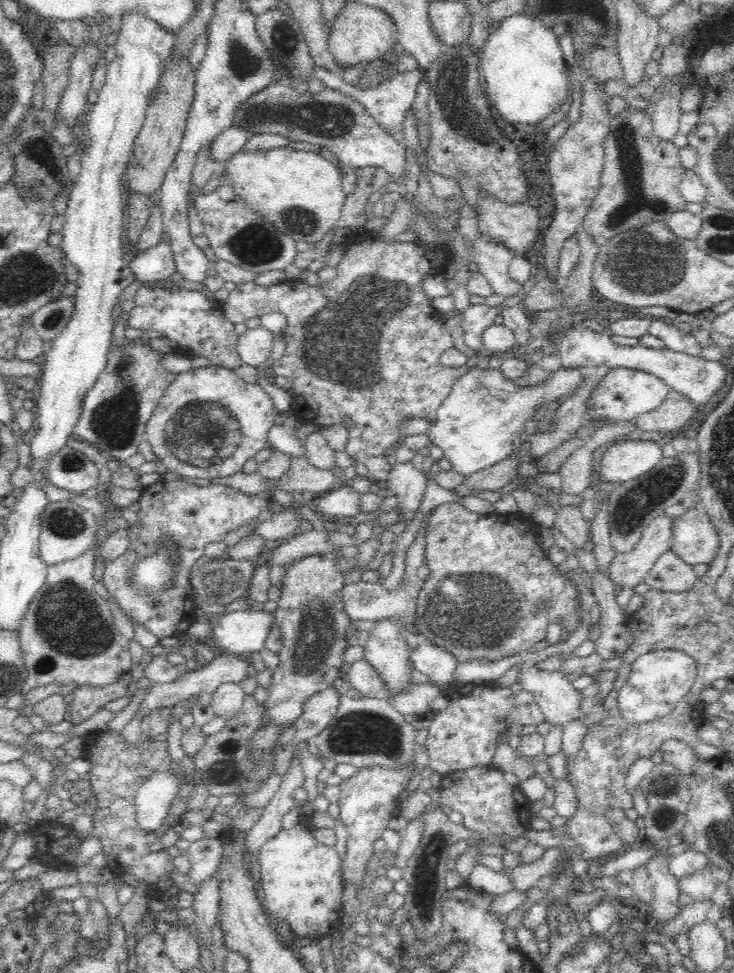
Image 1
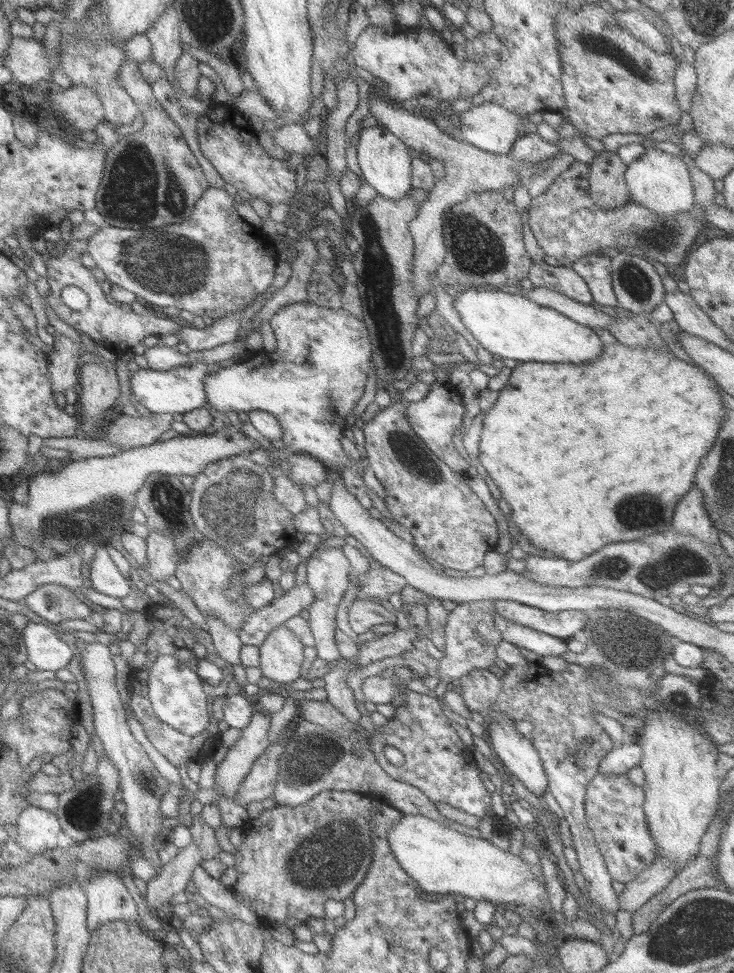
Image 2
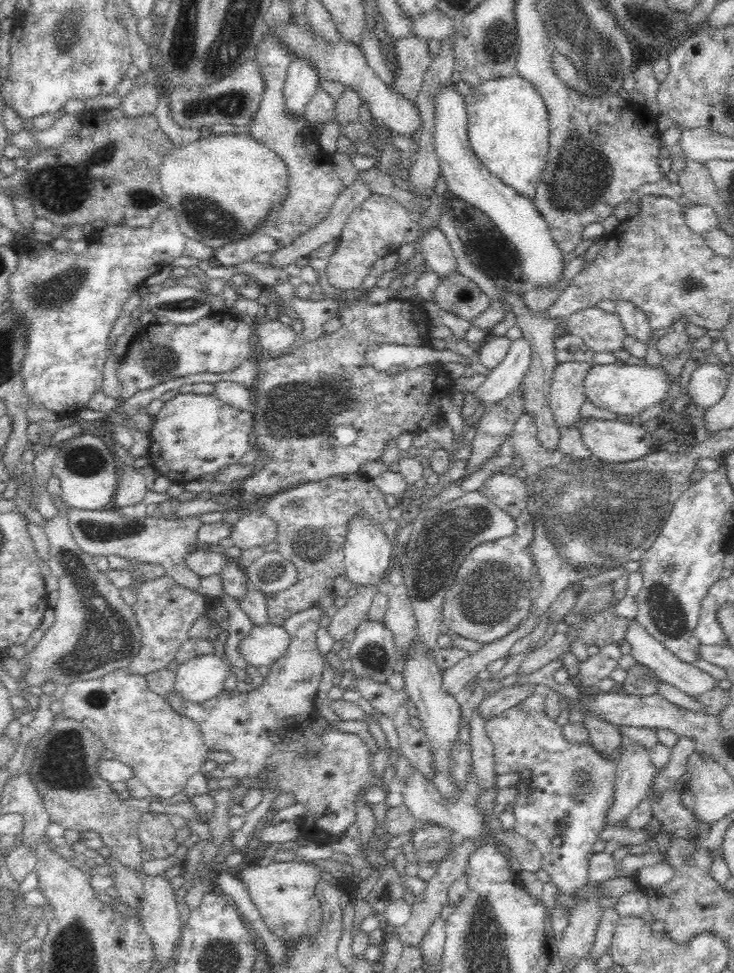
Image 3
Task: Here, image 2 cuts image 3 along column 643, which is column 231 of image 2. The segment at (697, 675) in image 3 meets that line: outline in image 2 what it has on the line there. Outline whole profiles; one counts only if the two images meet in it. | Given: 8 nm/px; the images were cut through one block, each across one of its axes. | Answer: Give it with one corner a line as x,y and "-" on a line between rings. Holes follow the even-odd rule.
206,615
205,620
203,629
211,636
216,654
232,666
240,665
240,650
244,644
238,636
238,630
210,615

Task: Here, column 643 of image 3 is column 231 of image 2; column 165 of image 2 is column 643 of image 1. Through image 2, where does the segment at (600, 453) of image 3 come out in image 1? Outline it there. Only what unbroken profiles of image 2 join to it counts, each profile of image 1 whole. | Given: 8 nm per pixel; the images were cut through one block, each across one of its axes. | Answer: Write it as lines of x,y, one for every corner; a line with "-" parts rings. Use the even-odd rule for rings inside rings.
620,440
608,446
595,464
600,481
626,483
652,470
662,458
661,446
651,440

